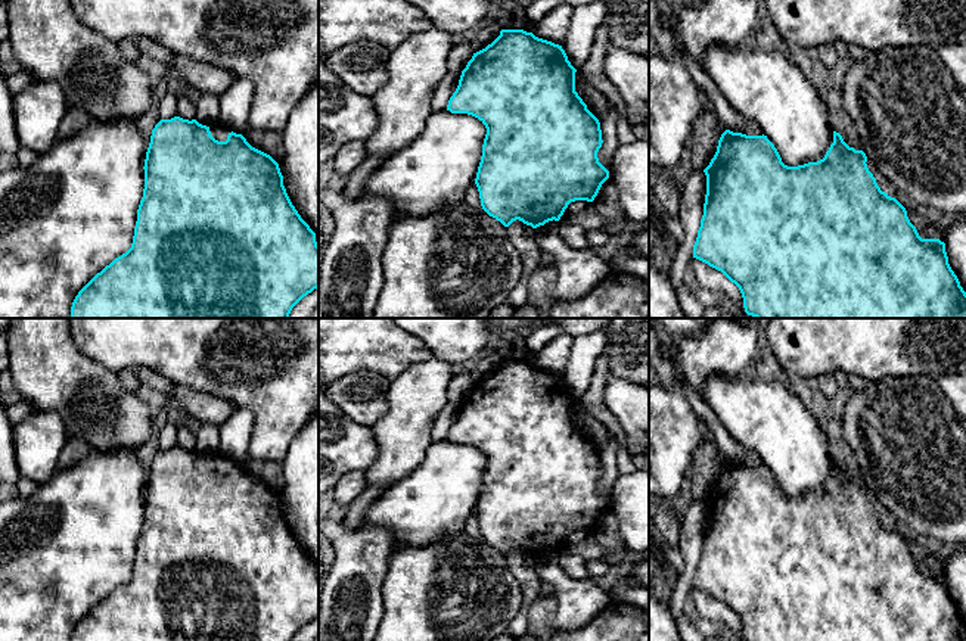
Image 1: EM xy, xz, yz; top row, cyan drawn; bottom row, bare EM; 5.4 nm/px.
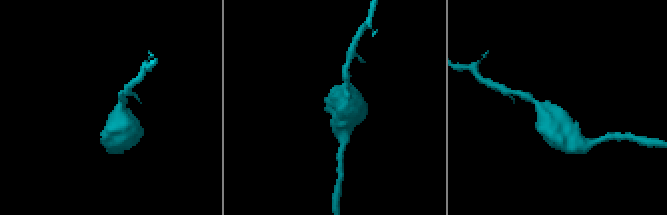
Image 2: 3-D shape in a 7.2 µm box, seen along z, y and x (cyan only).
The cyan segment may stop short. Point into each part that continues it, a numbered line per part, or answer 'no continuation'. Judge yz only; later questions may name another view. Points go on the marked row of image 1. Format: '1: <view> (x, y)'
no continuation

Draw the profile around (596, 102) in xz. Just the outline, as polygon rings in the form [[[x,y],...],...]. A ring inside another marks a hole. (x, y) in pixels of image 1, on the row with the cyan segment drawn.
[[[580,71],[575,72],[575,91],[599,121],[606,116],[609,100],[603,93],[588,84]]]

